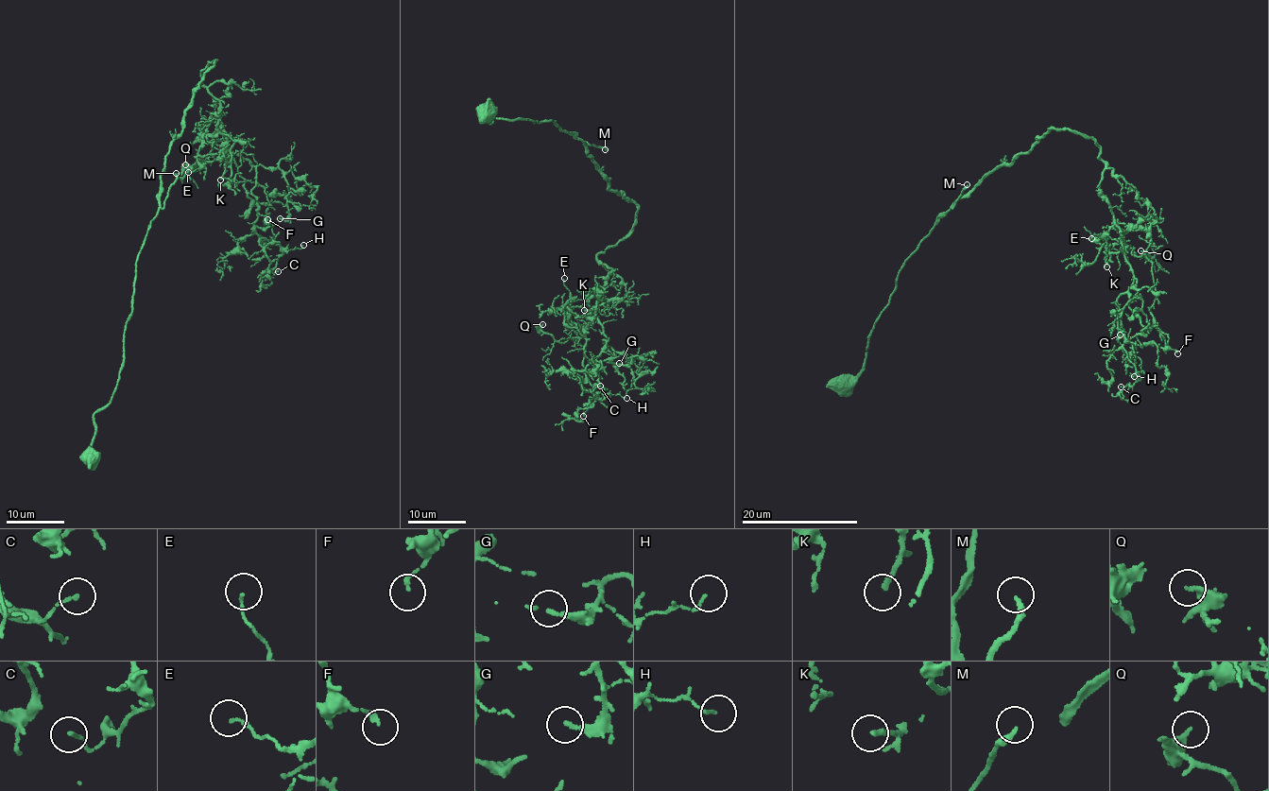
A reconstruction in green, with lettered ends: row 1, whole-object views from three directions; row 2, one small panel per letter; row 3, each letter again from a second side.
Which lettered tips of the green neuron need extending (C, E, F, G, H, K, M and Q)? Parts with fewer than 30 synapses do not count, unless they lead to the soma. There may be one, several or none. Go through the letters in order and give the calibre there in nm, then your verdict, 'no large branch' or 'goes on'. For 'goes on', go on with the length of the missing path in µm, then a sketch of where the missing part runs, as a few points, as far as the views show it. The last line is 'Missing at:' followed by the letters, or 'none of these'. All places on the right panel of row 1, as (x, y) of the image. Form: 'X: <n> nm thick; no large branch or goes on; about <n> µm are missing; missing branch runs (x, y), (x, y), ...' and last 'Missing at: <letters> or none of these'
C: 130 nm thick; no large branch
E: 120 nm thick; no large branch
F: 200 nm thick; no large branch
G: 170 nm thick; no large branch
H: 110 nm thick; no large branch
K: 190 nm thick; no large branch
M: 220 nm thick; goes on; about 50 µm are missing; missing branch runs (967, 184), (1009, 188), (1006, 235), (1035, 242), (1059, 276), (1080, 285), (1073, 277)
Q: 320 nm thick; no large branch
Missing at: M

